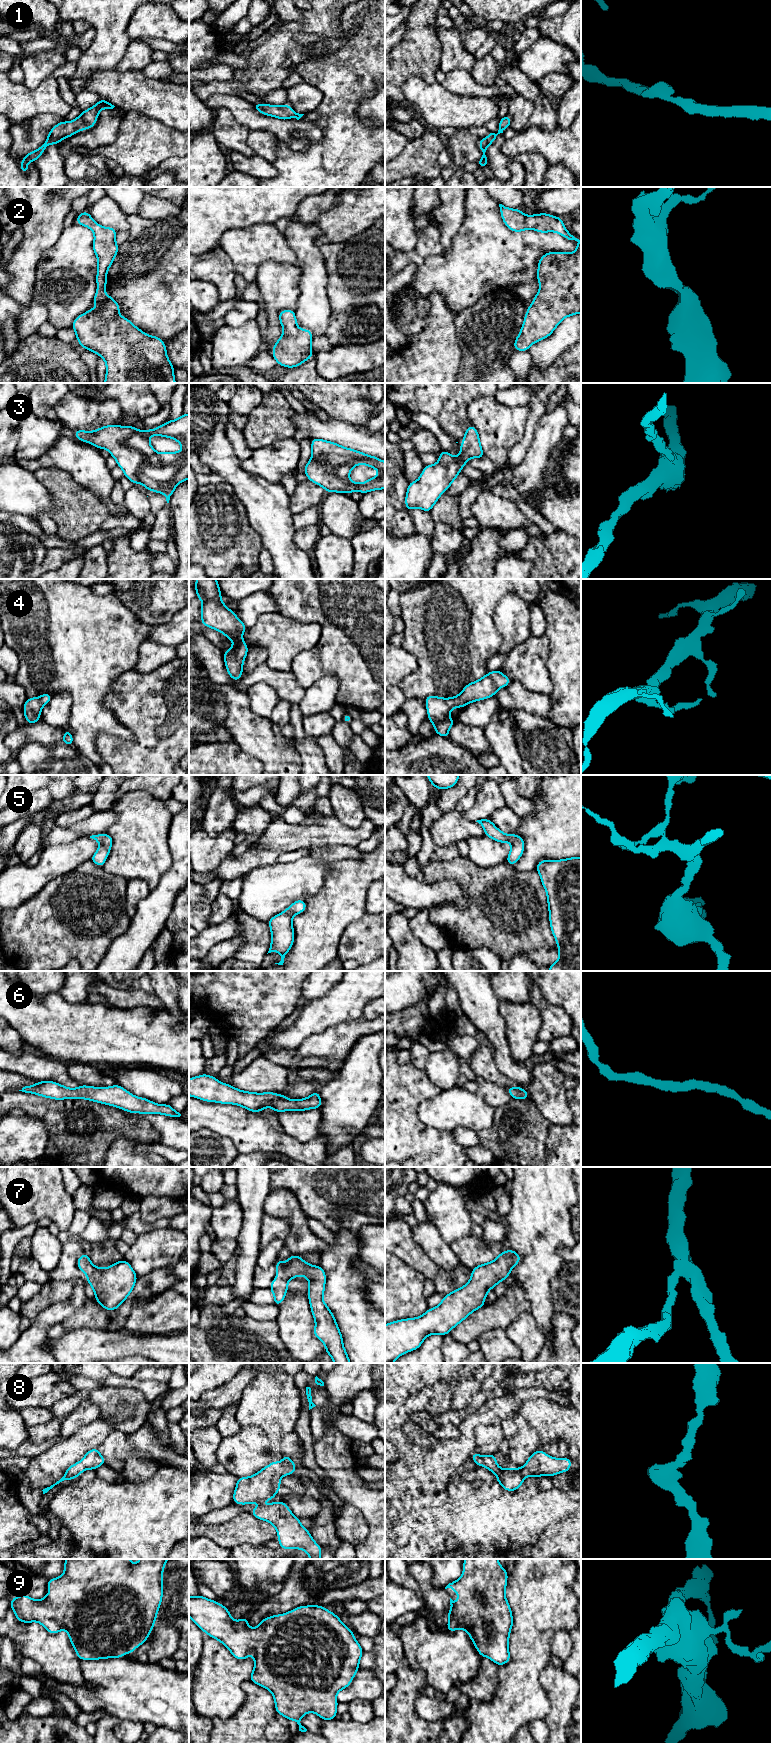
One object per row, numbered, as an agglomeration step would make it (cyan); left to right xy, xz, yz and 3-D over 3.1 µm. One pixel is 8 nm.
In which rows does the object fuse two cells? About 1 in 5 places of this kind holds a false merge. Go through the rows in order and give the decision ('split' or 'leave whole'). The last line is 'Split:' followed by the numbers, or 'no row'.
1: leave whole
2: leave whole
3: leave whole
4: leave whole
5: leave whole
6: leave whole
7: leave whole
8: leave whole
9: leave whole
Split: no row

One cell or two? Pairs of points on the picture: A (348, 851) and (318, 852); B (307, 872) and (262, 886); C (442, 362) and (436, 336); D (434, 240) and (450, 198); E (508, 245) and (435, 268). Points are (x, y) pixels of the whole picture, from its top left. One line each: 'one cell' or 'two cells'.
A: one cell
B: one cell
C: one cell
D: two cells
E: one cell

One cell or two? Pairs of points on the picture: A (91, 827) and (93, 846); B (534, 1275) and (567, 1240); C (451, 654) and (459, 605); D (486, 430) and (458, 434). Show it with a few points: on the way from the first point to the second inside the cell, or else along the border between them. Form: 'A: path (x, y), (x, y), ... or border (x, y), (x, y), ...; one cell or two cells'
A: border (89, 836), (81, 836), (66, 843); two cells
B: path (539, 1264), (539, 1259), (556, 1242); one cell
C: path (452, 642), (452, 619), (454, 617); one cell
D: border (472, 401), (467, 409), (470, 424); two cells

